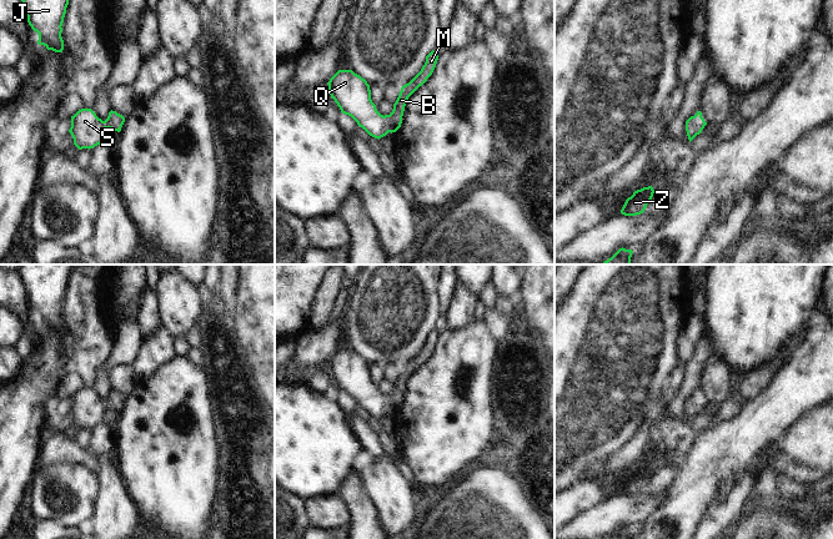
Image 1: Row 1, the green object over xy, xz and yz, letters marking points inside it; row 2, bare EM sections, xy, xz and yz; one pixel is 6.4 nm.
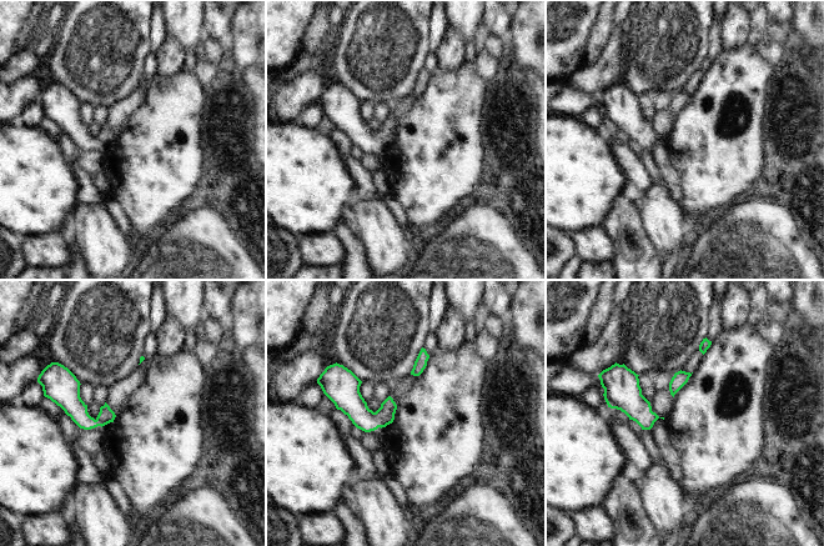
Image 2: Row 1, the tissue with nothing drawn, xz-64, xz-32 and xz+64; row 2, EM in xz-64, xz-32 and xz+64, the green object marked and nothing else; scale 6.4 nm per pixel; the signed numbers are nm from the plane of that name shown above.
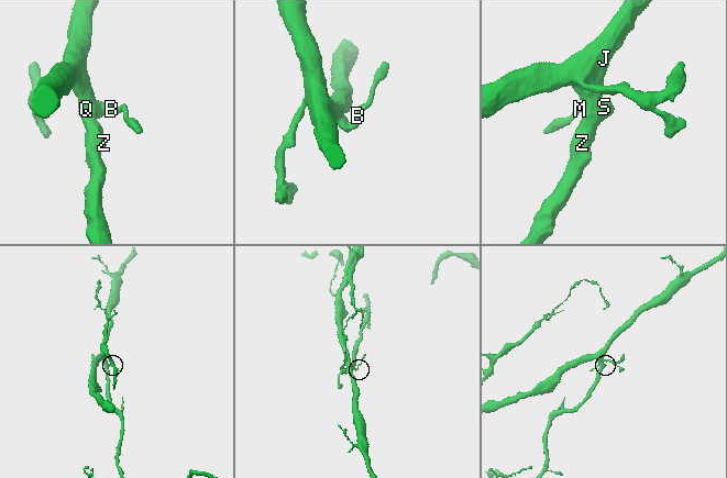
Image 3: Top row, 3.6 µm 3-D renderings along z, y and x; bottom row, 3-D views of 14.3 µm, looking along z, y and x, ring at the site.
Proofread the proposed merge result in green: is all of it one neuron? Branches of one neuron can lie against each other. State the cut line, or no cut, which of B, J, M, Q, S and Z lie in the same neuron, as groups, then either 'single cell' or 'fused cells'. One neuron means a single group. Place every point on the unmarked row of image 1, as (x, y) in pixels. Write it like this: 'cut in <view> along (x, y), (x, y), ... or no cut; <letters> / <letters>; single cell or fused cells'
no cut; B J M Q S Z; single cell

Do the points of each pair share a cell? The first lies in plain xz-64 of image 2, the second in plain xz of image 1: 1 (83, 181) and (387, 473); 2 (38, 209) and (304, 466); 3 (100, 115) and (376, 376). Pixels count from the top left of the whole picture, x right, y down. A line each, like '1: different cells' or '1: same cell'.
1: different cells
2: same cell
3: different cells

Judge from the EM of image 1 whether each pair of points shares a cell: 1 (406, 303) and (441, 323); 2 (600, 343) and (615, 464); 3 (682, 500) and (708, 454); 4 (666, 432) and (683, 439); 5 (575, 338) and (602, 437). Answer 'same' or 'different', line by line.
1: different
2: different
3: same
4: same
5: same

